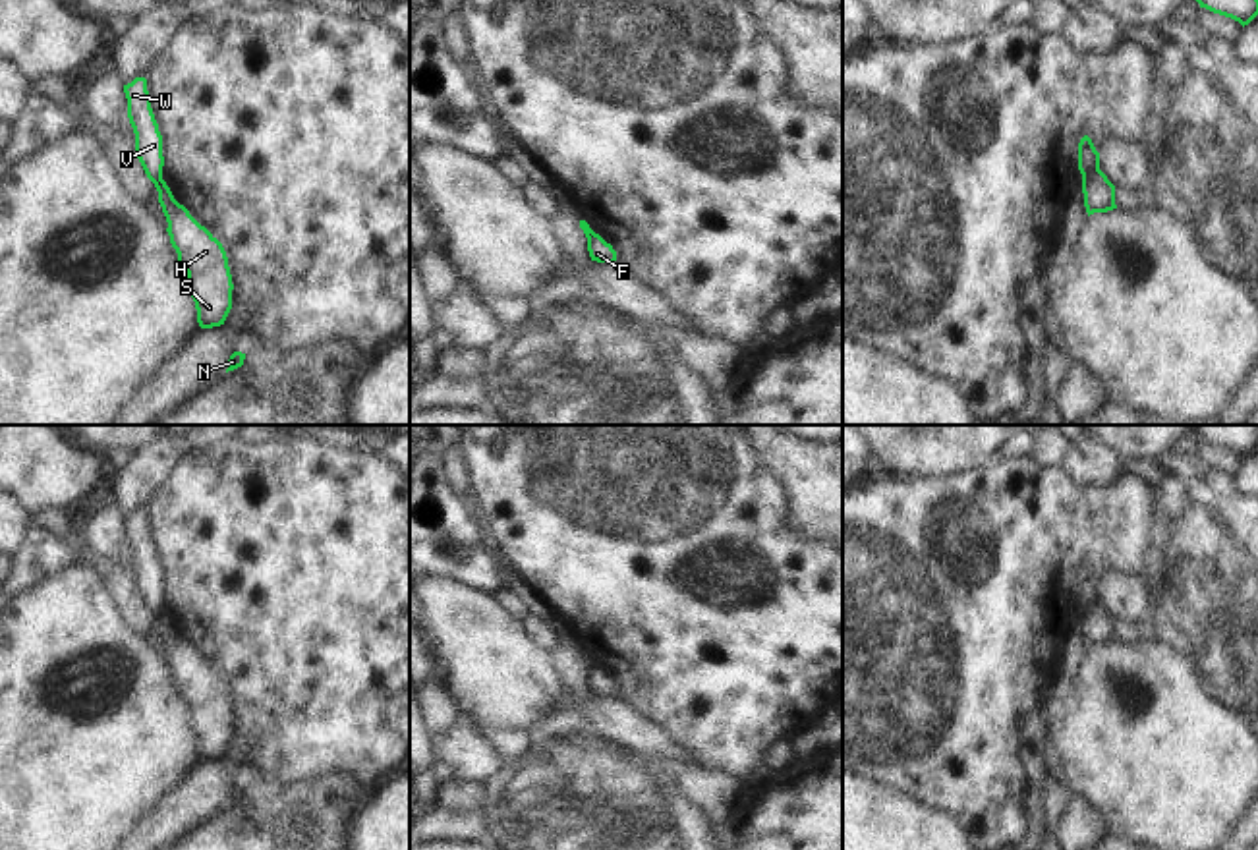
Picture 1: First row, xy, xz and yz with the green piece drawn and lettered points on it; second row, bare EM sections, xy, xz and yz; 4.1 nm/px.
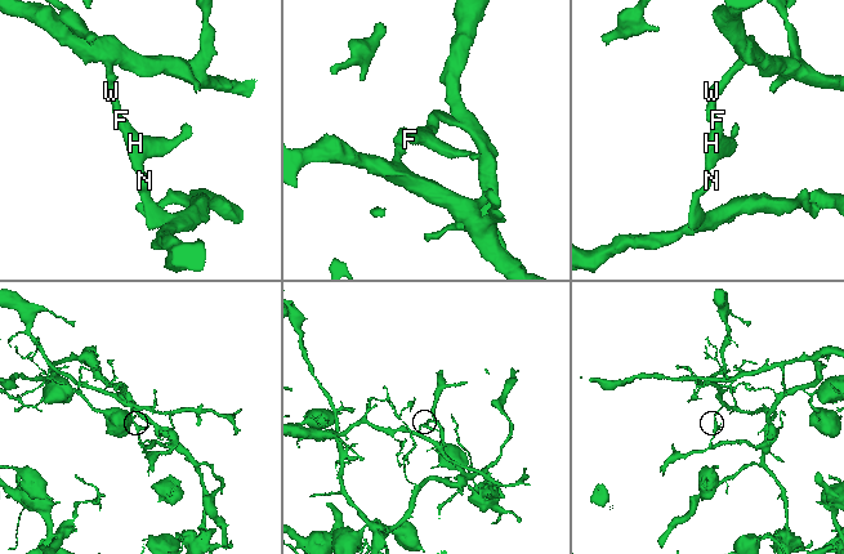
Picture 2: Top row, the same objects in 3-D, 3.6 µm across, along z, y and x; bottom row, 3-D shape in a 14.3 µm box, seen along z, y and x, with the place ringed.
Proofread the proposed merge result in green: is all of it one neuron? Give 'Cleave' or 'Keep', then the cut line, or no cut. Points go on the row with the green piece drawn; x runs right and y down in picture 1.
Cleave. Split along yz (1098, 167), (1083, 184).

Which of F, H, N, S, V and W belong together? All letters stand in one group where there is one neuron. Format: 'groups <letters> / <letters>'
groups F H N S / V W

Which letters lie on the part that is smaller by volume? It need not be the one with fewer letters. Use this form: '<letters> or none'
V, W.

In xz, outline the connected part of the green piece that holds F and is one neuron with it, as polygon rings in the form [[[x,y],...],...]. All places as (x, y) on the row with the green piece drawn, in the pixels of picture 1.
[[[593,234],[591,238],[587,238],[587,251],[591,261],[597,261],[597,263],[616,261],[616,251],[599,234]]]

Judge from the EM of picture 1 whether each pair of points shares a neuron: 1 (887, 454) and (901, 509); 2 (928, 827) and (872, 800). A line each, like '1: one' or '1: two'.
1: two
2: one

